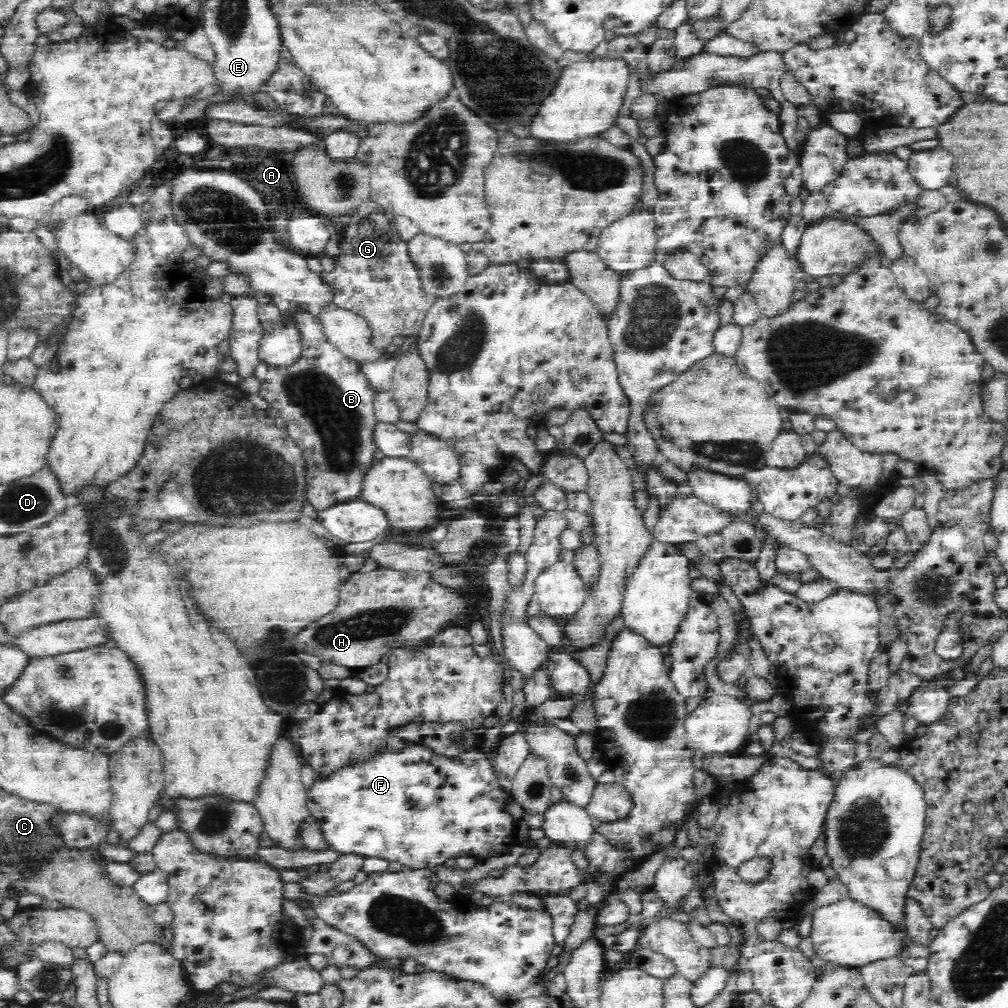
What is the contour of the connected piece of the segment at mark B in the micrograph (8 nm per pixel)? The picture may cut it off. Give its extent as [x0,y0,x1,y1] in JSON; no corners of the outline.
[254,306,379,511]

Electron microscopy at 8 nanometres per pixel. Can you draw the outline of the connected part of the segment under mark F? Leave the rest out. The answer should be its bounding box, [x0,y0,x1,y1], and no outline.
[305,732,519,869]

